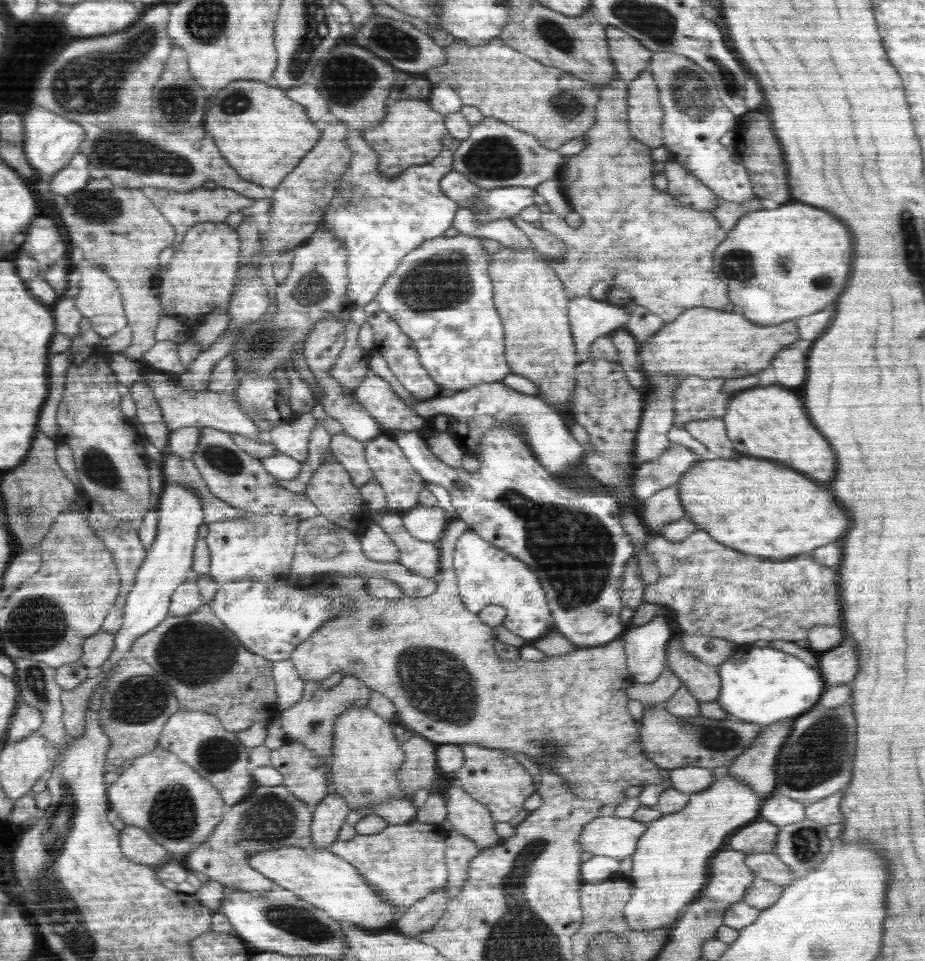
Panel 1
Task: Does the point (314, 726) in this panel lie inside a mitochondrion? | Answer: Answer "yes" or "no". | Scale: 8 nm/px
yes

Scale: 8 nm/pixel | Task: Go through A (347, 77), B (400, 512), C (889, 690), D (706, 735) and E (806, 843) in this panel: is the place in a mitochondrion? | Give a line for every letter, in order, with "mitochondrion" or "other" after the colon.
A: mitochondrion
B: other
C: other
D: mitochondrion
E: mitochondrion

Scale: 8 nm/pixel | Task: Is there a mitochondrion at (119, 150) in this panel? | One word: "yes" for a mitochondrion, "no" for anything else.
yes

